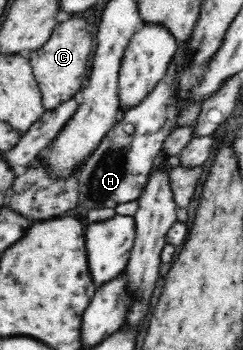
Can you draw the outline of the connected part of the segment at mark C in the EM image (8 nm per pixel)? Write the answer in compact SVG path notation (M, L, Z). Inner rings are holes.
M82 17L60 22L43 47L32 57L28 55L33 75L42 93L41 103L45 110L54 110L71 101L83 87L83 81L87 79L86 75L90 69L88 55L94 51L95 37L92 37L86 25L88 23Z

